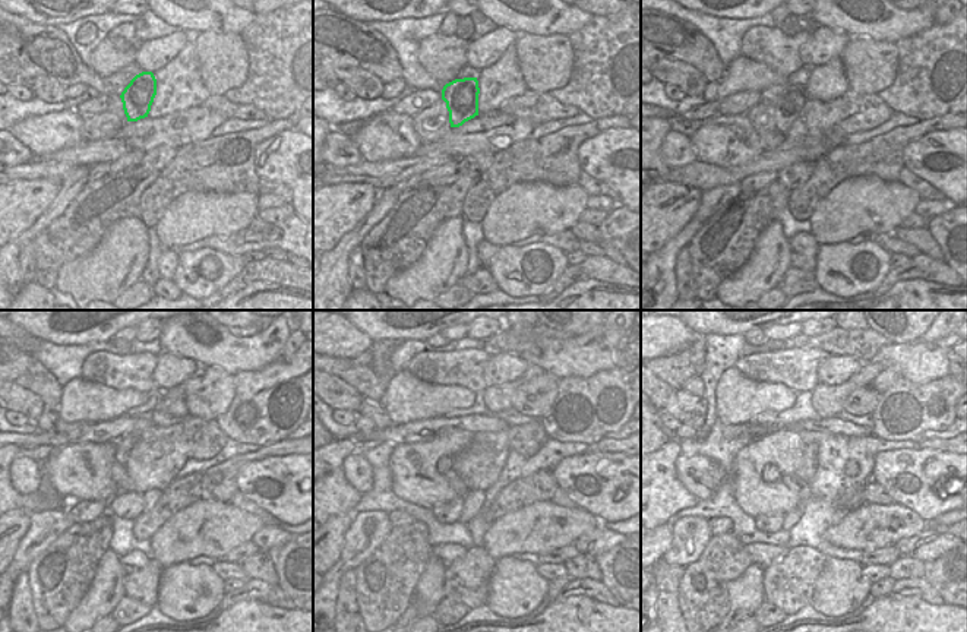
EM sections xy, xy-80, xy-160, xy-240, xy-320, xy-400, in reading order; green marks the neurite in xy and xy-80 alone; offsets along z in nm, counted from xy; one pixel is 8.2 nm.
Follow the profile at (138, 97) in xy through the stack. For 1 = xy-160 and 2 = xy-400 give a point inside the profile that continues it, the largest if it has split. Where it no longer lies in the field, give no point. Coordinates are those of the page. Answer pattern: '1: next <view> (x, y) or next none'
1: next xy-160 (787, 106)
2: next xy-400 (770, 474)

